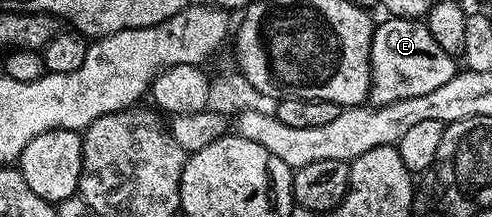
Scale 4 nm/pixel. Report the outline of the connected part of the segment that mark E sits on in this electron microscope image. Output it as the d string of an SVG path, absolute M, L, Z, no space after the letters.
M386 16L383 19L383 22L379 21L375 25L372 36L369 105L383 106L392 104L396 100L408 100L408 96L424 96L428 92L434 91L435 88L440 88L440 84L448 84L448 80L452 80L452 76L458 73L460 66L455 55L444 52L444 48L440 48L440 44L436 44L425 21L393 16Z

